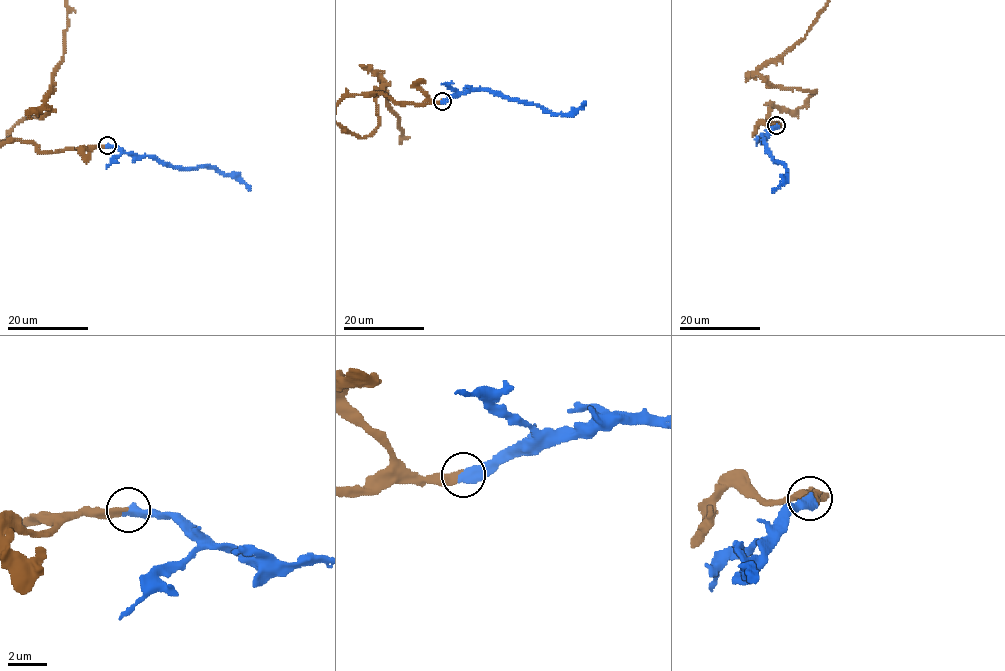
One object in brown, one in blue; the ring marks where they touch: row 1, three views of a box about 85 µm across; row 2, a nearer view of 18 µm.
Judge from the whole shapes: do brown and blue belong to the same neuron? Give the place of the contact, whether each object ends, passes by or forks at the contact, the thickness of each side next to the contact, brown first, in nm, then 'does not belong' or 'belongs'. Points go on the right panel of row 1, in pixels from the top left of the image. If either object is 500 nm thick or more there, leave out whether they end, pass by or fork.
place (776, 125); calibres 320 and 550 nm; belongs

